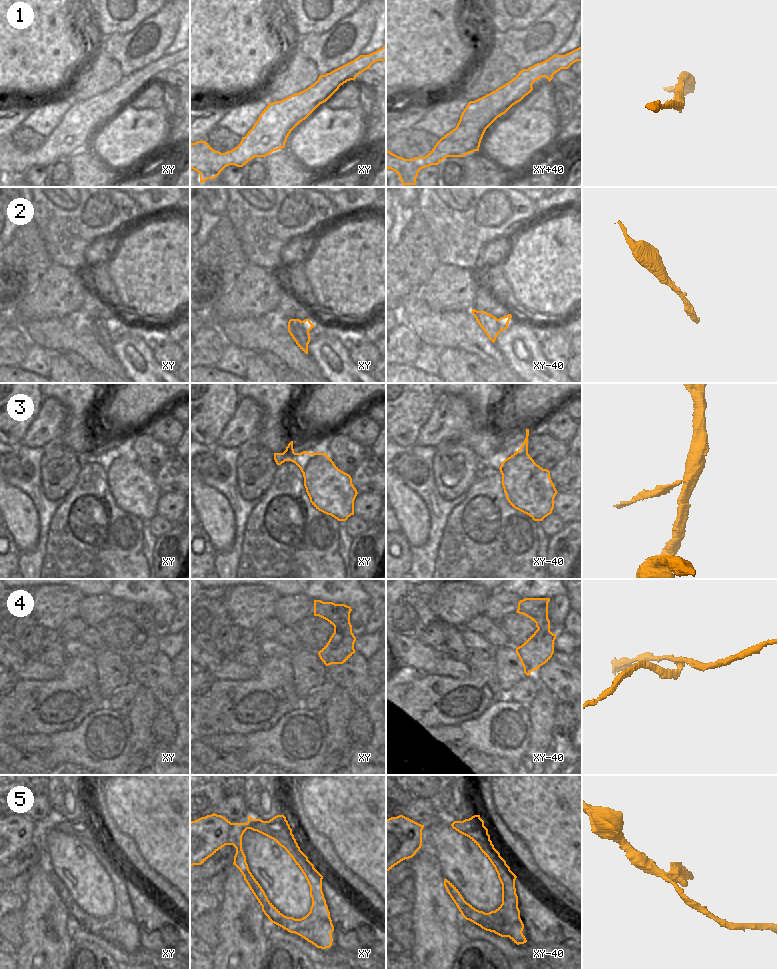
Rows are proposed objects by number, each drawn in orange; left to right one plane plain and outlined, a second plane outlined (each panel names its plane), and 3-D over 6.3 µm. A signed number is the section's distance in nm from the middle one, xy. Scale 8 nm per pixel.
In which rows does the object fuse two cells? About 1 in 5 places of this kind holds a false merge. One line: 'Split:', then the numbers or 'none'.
Split: 4

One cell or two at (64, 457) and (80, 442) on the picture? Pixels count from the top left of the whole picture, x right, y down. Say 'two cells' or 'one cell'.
two cells

